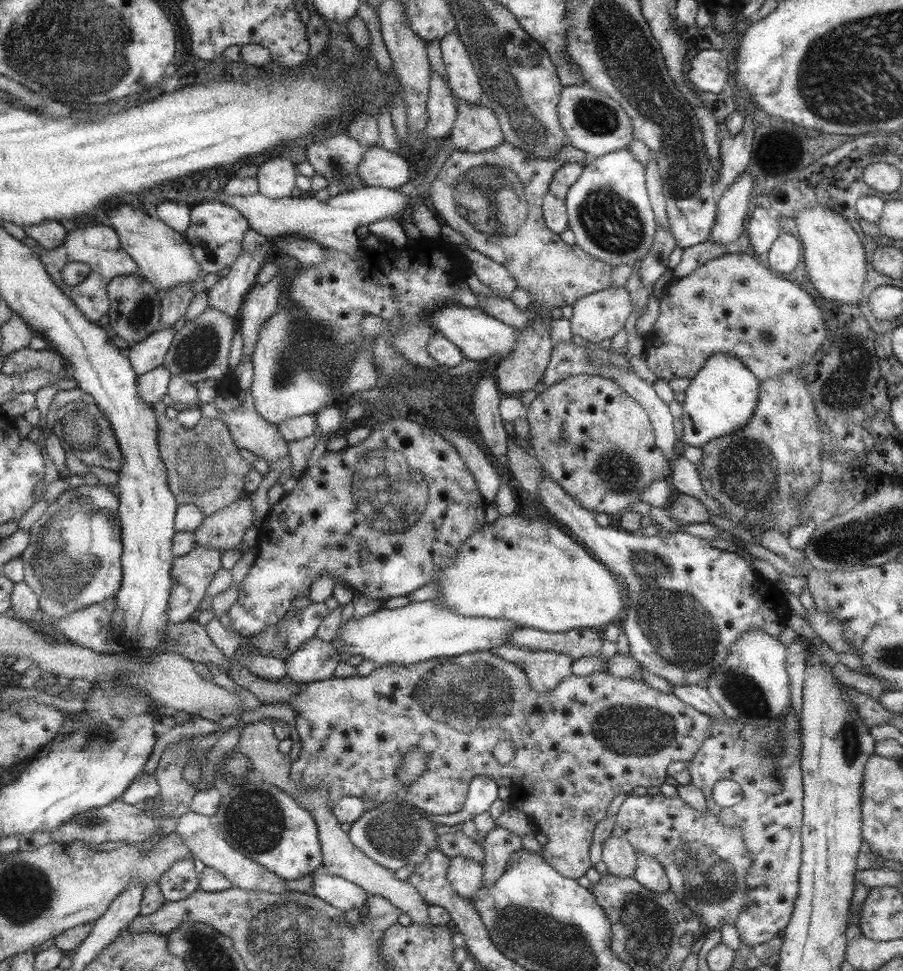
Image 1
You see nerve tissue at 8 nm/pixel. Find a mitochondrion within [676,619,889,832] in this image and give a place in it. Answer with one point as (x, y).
(740, 689)

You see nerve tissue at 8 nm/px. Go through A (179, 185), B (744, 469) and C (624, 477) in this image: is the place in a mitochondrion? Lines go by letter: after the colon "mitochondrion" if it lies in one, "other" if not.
A: other
B: mitochondrion
C: mitochondrion

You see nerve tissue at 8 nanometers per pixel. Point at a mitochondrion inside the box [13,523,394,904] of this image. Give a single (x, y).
(255, 821)

